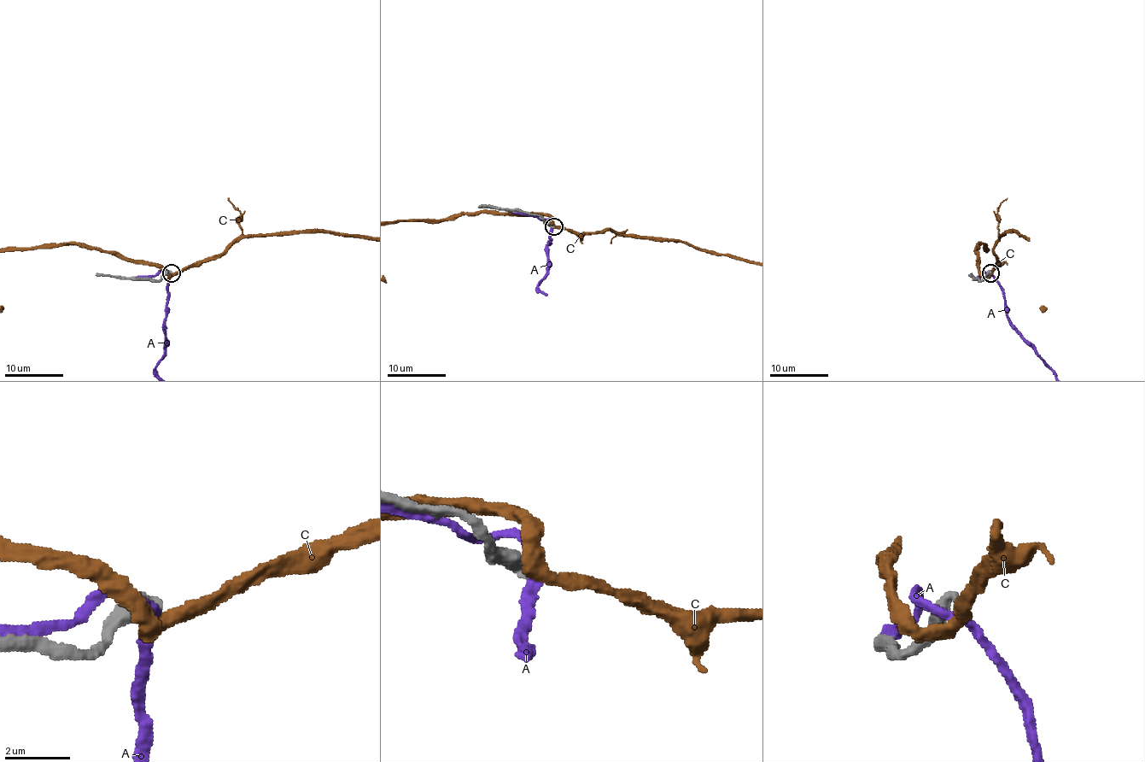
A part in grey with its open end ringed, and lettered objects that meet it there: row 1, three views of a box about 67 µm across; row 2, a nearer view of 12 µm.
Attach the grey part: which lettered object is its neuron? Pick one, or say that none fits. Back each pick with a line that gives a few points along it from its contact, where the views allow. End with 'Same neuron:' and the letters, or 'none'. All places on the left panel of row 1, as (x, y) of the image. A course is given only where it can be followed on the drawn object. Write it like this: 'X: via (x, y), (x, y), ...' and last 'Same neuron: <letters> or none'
Same neuron: none

